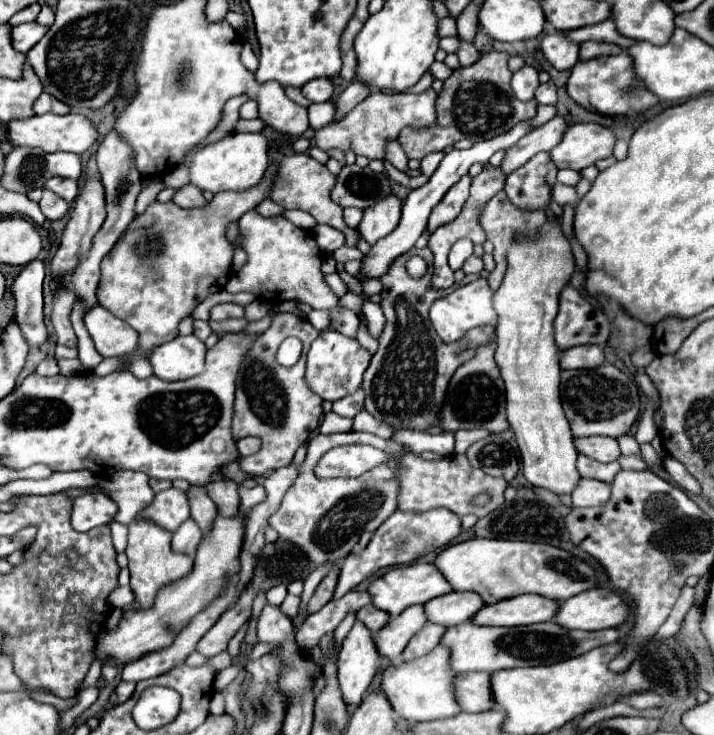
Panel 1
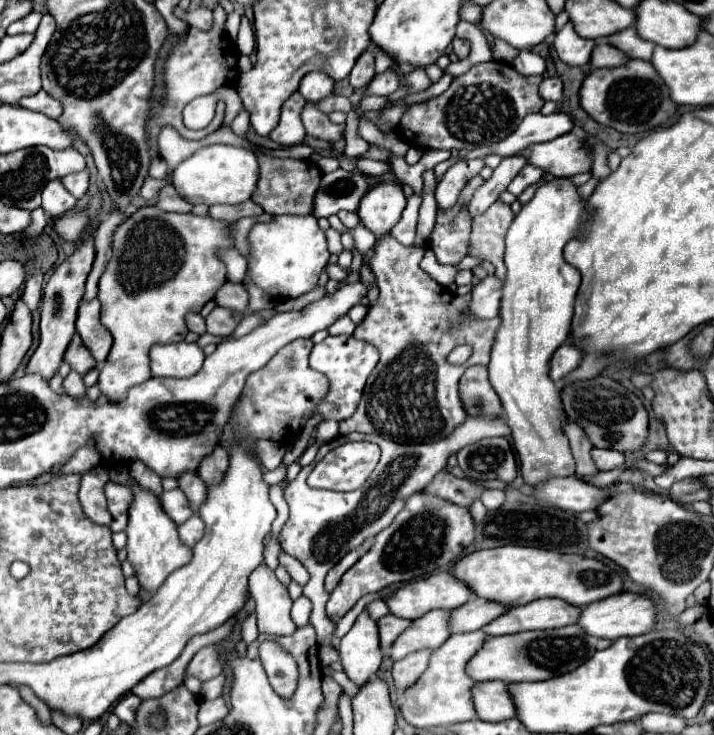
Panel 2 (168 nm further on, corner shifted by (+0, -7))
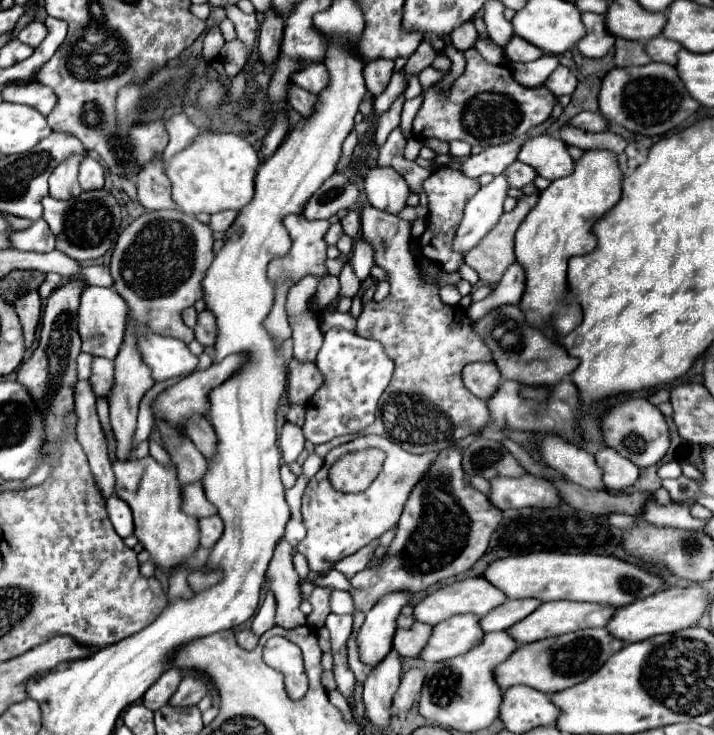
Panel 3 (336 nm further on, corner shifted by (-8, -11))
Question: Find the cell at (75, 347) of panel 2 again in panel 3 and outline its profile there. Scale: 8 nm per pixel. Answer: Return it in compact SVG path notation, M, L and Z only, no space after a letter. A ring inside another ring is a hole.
M95 358L93 360L93 374L91 374L91 384L93 384L93 390L97 396L105 398L109 396L111 392L111 384L115 382L113 380L113 372L115 372L115 364L113 360L103 360L103 358Z

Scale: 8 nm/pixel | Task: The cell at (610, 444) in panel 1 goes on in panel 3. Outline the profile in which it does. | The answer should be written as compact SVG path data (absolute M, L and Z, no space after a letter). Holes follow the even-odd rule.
M603 448L595 456L595 460L603 468L605 486L613 492L621 492L633 486L633 482L639 478L639 468L631 464L631 460L619 456L619 452L615 452L613 448Z

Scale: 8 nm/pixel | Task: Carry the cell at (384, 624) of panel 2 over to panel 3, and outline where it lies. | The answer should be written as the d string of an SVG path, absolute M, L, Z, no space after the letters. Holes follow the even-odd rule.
M415 622L409 630L397 630L393 648L395 648L401 656L417 658L417 656L421 654L421 650L425 648L427 640L431 638L431 632L433 632L433 626L431 626L431 624Z

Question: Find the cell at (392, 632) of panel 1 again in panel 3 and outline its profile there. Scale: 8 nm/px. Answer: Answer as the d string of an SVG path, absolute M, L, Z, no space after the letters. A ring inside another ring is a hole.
M451 616L451 620L437 624L431 642L427 642L419 658L425 662L439 662L469 652L485 636L479 620L479 616Z

